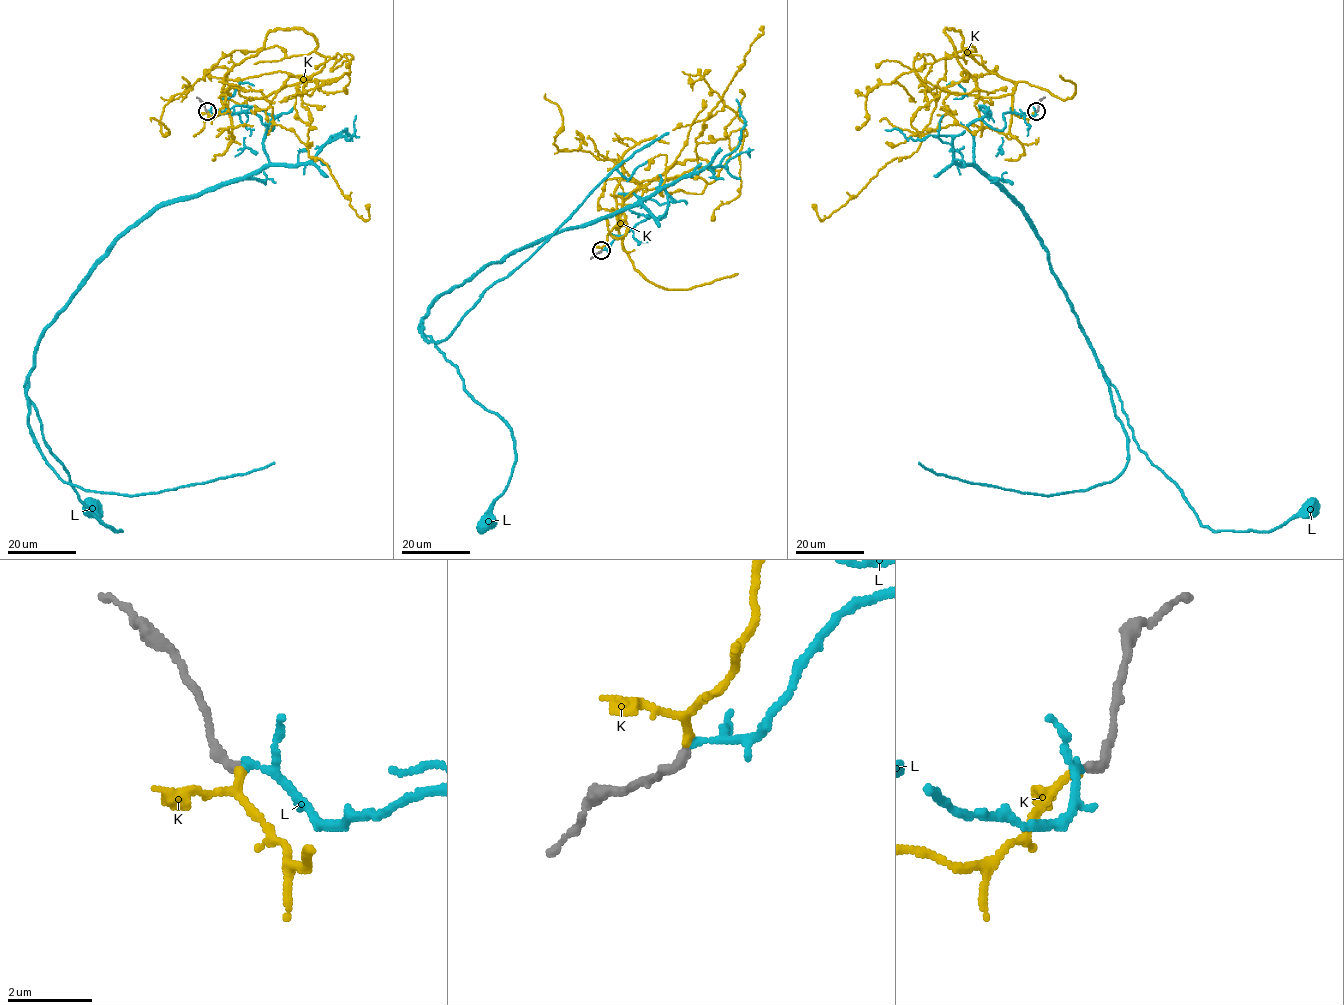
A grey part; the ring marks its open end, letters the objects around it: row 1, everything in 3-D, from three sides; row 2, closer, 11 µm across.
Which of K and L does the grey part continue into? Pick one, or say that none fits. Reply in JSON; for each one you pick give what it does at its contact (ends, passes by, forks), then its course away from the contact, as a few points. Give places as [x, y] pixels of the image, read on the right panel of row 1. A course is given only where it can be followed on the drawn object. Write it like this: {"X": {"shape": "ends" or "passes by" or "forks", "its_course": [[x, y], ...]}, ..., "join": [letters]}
{"K": {"shape": "passes by", "its_course": [[1036, 111], [1014, 113], [1015, 85], [946, 28], [969, 75], [916, 112], [918, 149], [824, 220], [812, 204]]}, "join": ["K"]}

